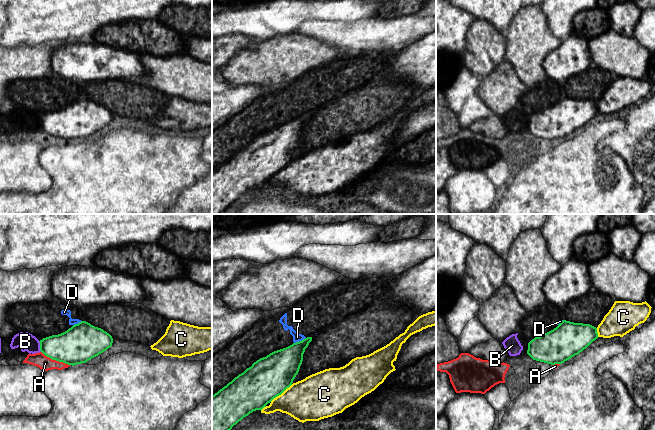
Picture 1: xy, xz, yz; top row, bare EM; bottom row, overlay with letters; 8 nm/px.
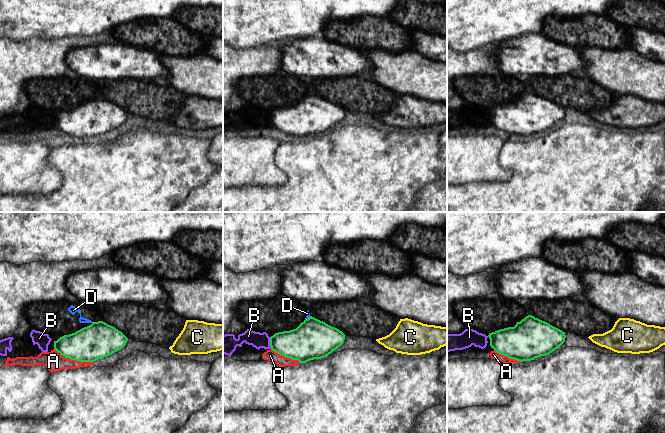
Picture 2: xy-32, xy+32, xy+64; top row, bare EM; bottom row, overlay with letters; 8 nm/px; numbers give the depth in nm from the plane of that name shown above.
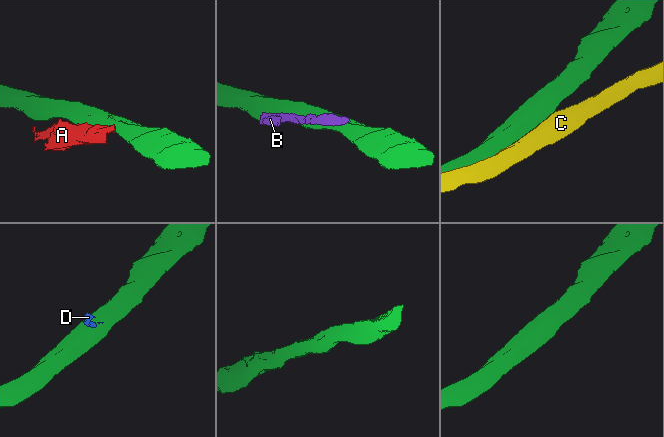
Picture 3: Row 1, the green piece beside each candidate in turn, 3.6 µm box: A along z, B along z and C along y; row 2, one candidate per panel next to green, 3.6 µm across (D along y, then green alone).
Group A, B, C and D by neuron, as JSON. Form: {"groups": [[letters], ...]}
{"groups": [["A"], ["B"], ["C"], ["D"]]}

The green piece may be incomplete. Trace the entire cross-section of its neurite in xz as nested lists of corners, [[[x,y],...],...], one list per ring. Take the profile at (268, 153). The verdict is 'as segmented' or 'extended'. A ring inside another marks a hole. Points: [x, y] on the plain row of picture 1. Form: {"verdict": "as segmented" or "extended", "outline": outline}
{"verdict": "as segmented", "outline": [[[307,113],[260,134],[212,171],[212,214],[221,214],[244,193],[253,187],[262,186],[274,174],[289,164],[299,148],[303,130],[311,117],[312,113]]]}

